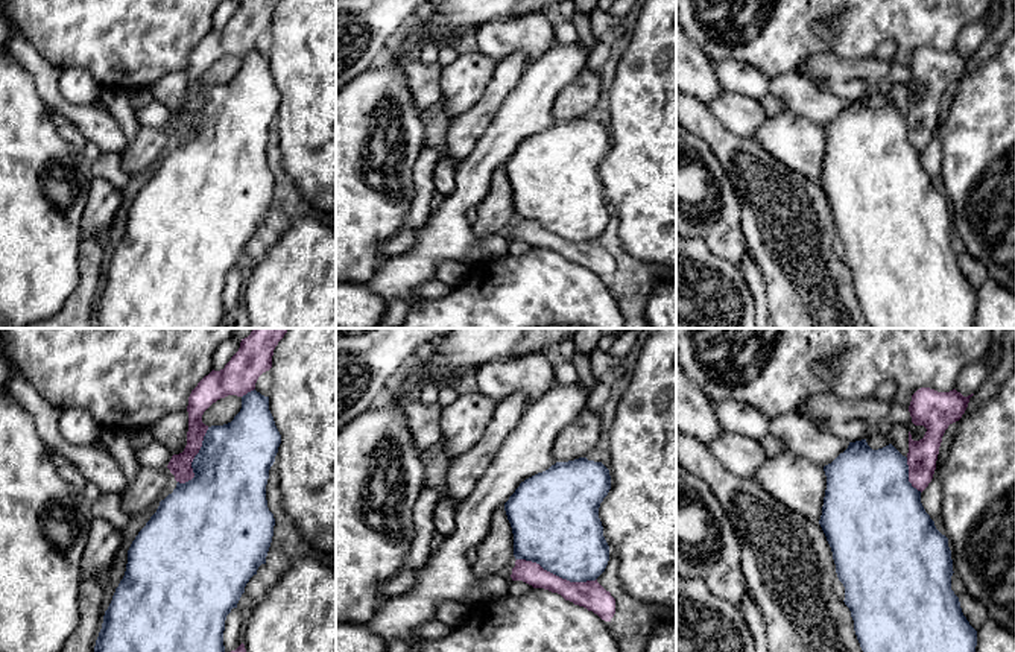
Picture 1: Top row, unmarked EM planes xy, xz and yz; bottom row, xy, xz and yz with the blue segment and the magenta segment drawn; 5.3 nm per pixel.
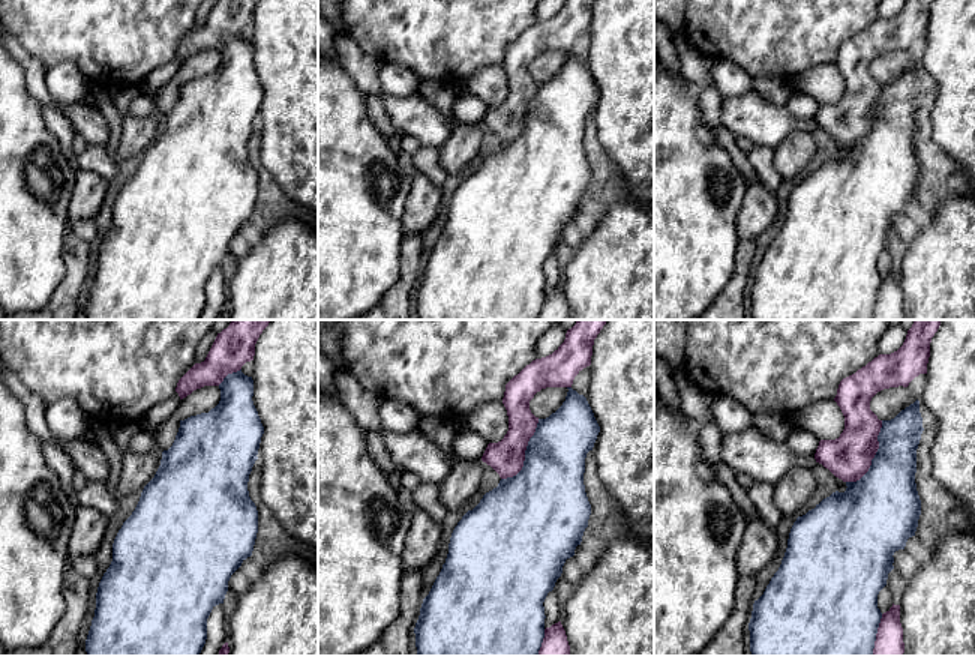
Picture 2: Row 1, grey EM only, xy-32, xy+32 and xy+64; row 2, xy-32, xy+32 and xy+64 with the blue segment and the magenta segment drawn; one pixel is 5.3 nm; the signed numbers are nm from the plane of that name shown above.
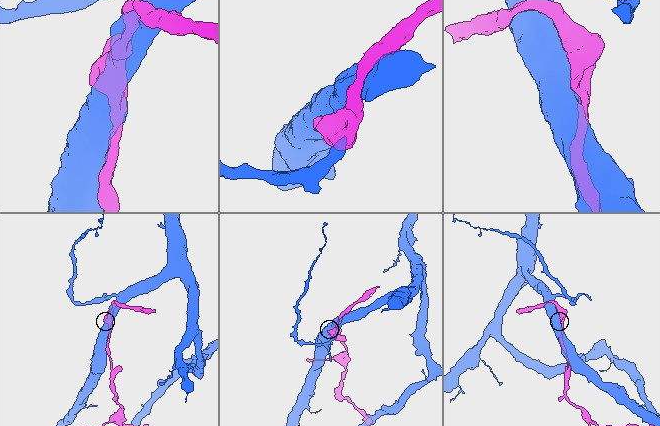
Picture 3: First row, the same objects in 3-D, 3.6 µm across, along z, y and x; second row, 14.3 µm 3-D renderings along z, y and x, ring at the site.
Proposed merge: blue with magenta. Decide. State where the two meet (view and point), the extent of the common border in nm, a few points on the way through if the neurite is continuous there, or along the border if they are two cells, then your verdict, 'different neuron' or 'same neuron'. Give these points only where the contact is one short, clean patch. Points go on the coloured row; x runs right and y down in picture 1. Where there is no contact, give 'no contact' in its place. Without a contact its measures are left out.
xz (556, 575) | 440 nm | different neuron

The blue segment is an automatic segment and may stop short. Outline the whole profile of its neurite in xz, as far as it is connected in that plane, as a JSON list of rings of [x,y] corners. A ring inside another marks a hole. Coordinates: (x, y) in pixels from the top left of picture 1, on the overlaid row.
[[[579,457],[556,462],[515,489],[504,503],[514,533],[514,556],[539,564],[570,582],[596,581],[609,561],[599,508],[611,489],[609,470],[602,462]]]

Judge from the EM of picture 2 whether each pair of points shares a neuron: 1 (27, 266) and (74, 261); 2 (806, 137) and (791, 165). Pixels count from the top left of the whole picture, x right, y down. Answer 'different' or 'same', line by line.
1: different
2: same

